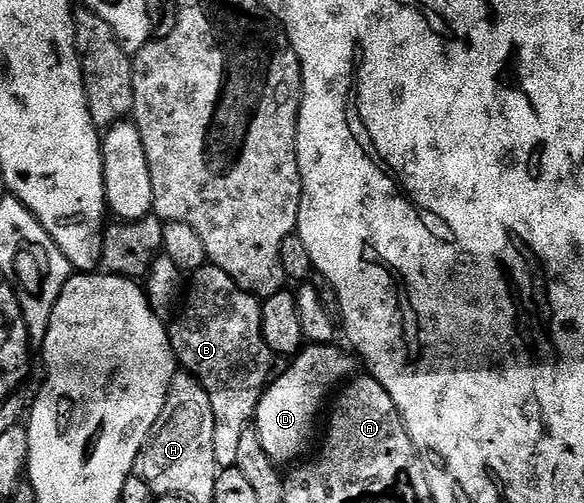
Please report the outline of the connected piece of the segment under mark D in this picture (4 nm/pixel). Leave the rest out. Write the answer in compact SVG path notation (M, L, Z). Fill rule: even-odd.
M309 345L302 348L288 365L289 370L278 377L276 374L262 392L255 414L259 443L269 460L278 467L285 467L288 461L298 460L296 457L304 451L321 408L323 413L331 394L350 376L348 355L340 353L333 345Z

